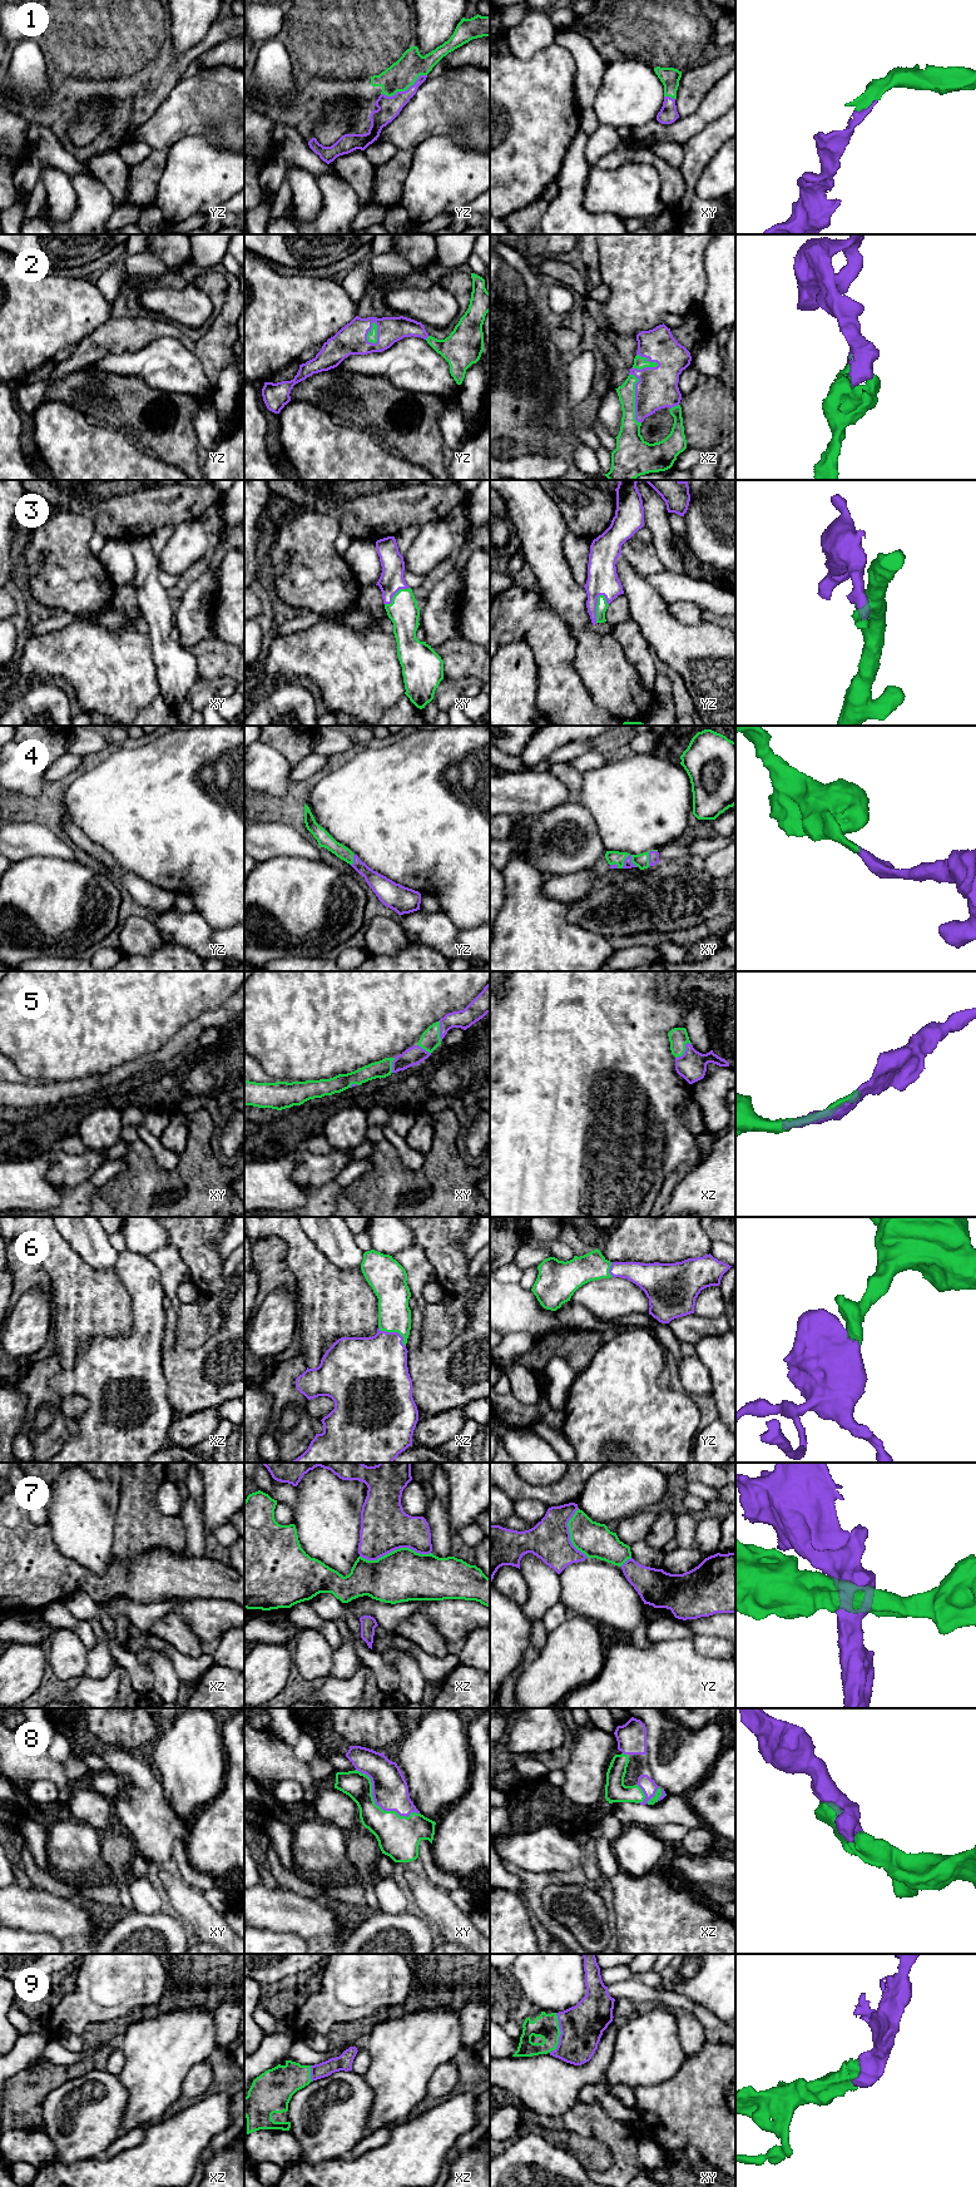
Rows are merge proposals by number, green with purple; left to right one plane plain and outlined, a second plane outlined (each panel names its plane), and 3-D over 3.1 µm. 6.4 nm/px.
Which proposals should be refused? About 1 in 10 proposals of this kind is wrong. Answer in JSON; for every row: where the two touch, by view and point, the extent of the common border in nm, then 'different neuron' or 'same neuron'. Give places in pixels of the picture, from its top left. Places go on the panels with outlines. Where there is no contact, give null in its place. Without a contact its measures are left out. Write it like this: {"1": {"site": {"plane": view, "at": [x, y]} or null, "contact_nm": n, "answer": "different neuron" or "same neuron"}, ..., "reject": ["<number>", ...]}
{"1": {"site": {"plane": "yz", "at": [404, 90]}, "contact_nm": 320, "answer": "same neuron"}, "2": {"site": {"plane": "xz", "at": [634, 397]}, "contact_nm": 320, "answer": "same neuron"}, "3": {"site": {"plane": "yz", "at": [597, 607]}, "contact_nm": 190, "answer": "same neuron"}, "4": {"site": {"plane": "xy", "at": [629, 854]}, "contact_nm": 110, "answer": "same neuron"}, "5": {"site": {"plane": "xz", "at": [684, 1050]}, "contact_nm": 140, "answer": "same neuron"}, "6": {"site": {"plane": "xz", "at": [395, 1331]}, "contact_nm": 220, "answer": "same neuron"}, "7": {"site": {"plane": "xz", "at": [396, 1549]}, "contact_nm": 460, "answer": "different neuron"}, "8": {"site": {"plane": "xy", "at": [378, 1806]}, "contact_nm": 500, "answer": "same neuron"}, "9": {"site": {"plane": "xy", "at": [560, 2033]}, "contact_nm": 260, "answer": "same neuron"}, "reject": ["7"]}

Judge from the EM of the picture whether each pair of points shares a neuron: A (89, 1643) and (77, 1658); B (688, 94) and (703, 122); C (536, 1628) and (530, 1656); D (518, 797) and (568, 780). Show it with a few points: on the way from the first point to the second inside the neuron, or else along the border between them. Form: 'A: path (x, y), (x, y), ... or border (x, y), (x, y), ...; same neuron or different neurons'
A: border (73, 1631), (88, 1649); different neurons
B: border (713, 84), (692, 113), (679, 117); different neurons
C: path (536, 1634), (534, 1649); same neuron
D: border (548, 771), (574, 796); different neurons

